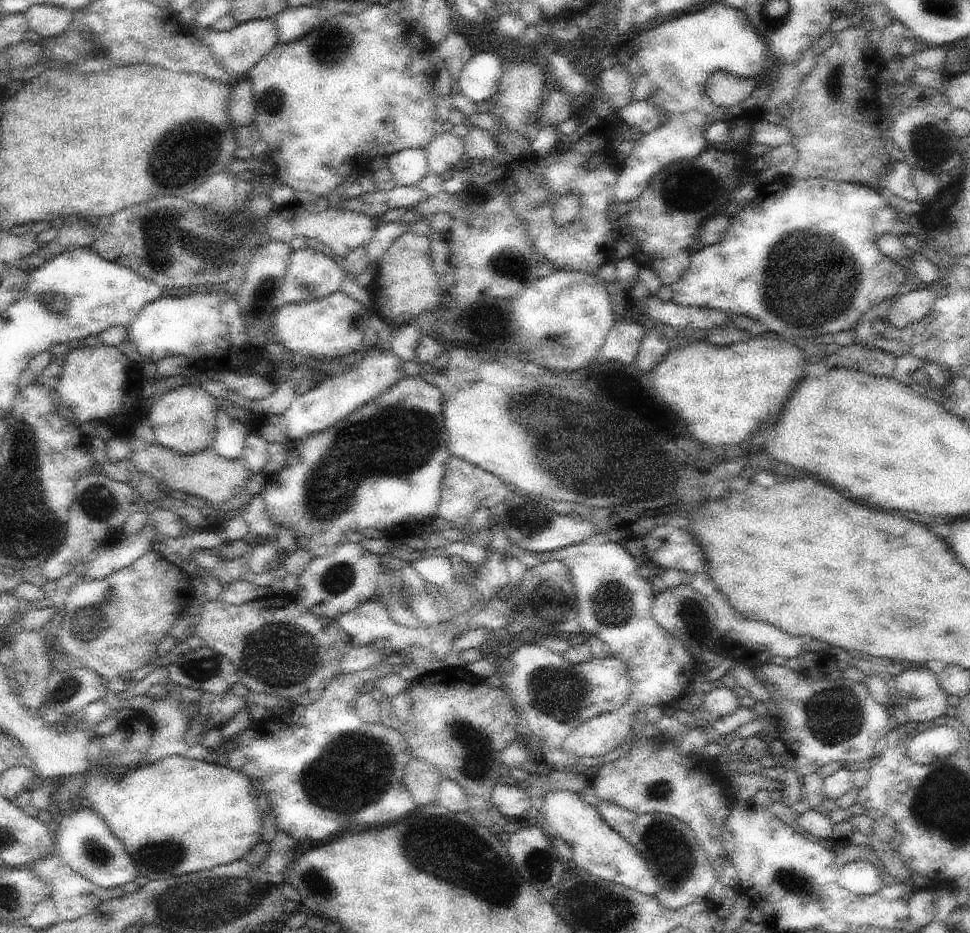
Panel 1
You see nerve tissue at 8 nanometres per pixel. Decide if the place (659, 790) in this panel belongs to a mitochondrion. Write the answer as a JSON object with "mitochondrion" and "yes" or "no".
{"mitochondrion":"yes"}

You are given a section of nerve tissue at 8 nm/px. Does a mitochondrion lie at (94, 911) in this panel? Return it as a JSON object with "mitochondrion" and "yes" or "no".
{"mitochondrion":"no"}

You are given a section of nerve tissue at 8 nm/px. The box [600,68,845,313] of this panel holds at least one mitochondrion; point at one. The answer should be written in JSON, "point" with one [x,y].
{"point":[672,198]}

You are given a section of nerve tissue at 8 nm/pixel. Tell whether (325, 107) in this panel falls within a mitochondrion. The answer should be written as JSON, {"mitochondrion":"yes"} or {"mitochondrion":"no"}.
{"mitochondrion":"no"}

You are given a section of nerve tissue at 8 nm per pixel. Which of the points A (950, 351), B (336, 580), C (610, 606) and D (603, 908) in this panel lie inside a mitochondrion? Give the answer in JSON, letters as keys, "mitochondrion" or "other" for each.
{"A":"other","B":"mitochondrion","C":"mitochondrion","D":"mitochondrion"}

